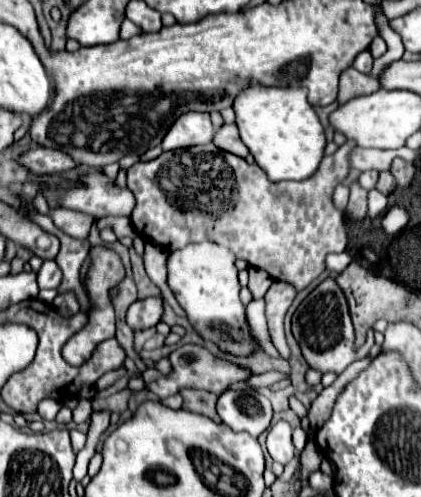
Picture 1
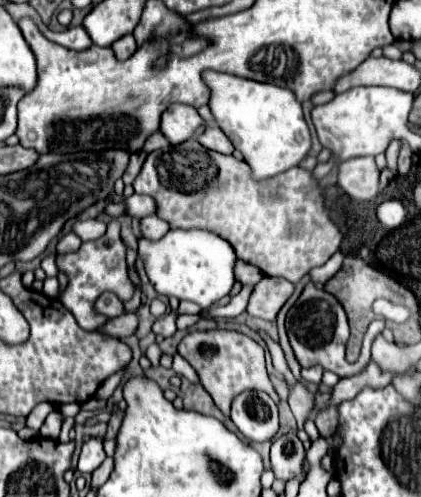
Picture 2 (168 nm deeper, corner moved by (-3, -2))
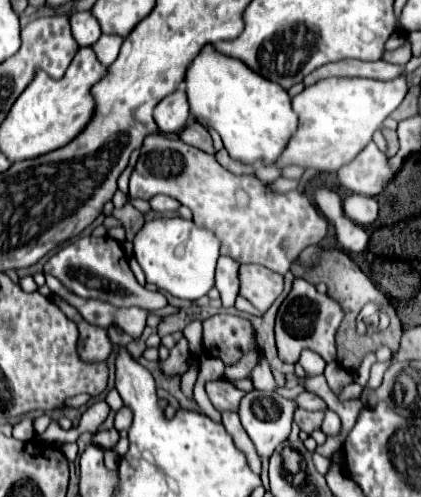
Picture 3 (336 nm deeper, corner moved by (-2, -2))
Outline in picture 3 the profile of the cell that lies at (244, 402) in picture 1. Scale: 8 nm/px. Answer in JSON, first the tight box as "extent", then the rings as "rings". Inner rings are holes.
{"extent":[239,391,297,457],"rings":[[[251,391],[251,393],[247,393],[243,397],[241,407],[239,407],[239,417],[241,417],[243,429],[247,431],[249,439],[253,441],[259,457],[271,457],[275,447],[279,443],[287,441],[287,437],[291,433],[295,409],[297,409],[295,399],[281,397],[281,395],[273,393],[273,391]]]}

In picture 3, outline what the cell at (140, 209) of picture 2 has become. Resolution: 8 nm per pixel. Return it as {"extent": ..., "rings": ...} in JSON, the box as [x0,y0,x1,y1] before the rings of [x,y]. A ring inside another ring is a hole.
{"extent":[149,195,181,213],"rings":[[[155,195],[149,203],[151,203],[153,211],[159,211],[159,213],[165,213],[165,211],[167,213],[175,213],[181,207],[181,203],[177,199],[171,199],[167,195]]]}

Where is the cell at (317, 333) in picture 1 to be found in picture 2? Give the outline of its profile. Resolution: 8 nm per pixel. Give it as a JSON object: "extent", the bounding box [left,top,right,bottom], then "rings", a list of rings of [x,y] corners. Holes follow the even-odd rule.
{"extent":[286,283,372,377],"rings":[[[314,283],[306,285],[306,289],[302,291],[300,299],[296,301],[296,305],[288,311],[286,331],[288,331],[294,355],[296,355],[298,363],[302,367],[320,365],[324,371],[332,371],[338,377],[348,377],[348,375],[360,373],[370,361],[370,345],[372,343],[364,343],[362,345],[362,353],[360,353],[356,363],[348,363],[346,361],[344,351],[346,351],[348,335],[350,335],[346,313],[342,309],[340,301],[334,295],[330,295],[324,289],[318,289]]]}

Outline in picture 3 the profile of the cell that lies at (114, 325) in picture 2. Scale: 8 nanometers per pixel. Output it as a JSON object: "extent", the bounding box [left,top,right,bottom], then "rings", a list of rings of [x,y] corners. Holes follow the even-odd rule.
{"extent":[51,295,113,363],"rings":[[[51,295],[51,301],[55,305],[61,307],[61,311],[77,323],[79,327],[79,357],[83,357],[87,363],[93,361],[93,363],[99,363],[99,361],[105,361],[111,351],[113,351],[113,343],[109,341],[107,337],[107,331],[101,329],[101,327],[95,327],[95,325],[89,325],[81,315],[79,311],[75,311],[75,307],[71,307],[67,301],[63,301],[61,297],[57,295]]]}

